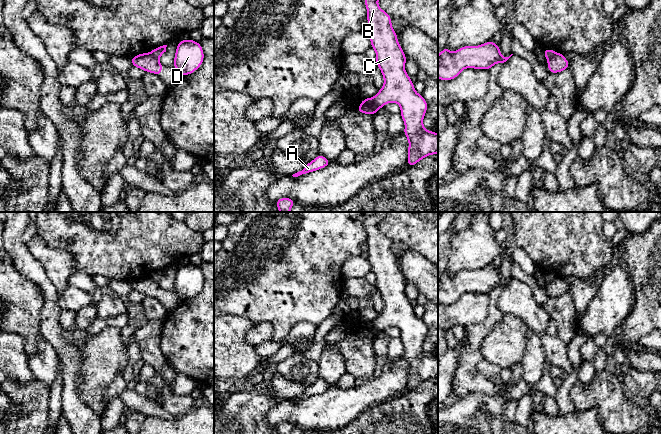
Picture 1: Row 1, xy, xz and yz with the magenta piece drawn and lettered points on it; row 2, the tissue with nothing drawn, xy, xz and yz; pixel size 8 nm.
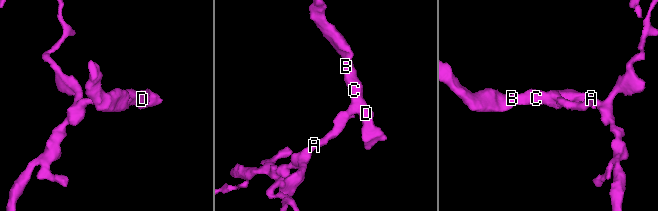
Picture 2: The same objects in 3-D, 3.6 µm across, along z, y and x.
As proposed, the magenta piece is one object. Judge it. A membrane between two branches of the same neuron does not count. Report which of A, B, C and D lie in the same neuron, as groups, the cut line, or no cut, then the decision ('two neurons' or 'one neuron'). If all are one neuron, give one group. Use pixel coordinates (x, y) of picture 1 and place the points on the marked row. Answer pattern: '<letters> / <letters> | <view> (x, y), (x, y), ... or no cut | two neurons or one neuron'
A / B C D | xz (371, 98), (380, 107) | two neurons

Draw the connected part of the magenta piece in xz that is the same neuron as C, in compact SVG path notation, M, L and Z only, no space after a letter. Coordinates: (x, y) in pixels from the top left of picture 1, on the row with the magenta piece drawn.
M364 0L367 8L368 36L376 51L376 64L384 78L384 85L372 98L380 108L389 102L401 107L400 115L405 124L404 134L409 141L409 167L432 154L438 154L438 133L423 126L428 103L414 89L414 83L405 71L405 56L390 15L382 10L378 0Z

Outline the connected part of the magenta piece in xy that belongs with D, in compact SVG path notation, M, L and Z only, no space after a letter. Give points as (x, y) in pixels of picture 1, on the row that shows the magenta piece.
M191 39L179 41L173 67L181 77L192 74L203 63L204 52L199 42Z

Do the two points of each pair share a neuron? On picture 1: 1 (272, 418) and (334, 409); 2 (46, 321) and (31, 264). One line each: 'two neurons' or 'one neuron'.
1: one neuron
2: one neuron

